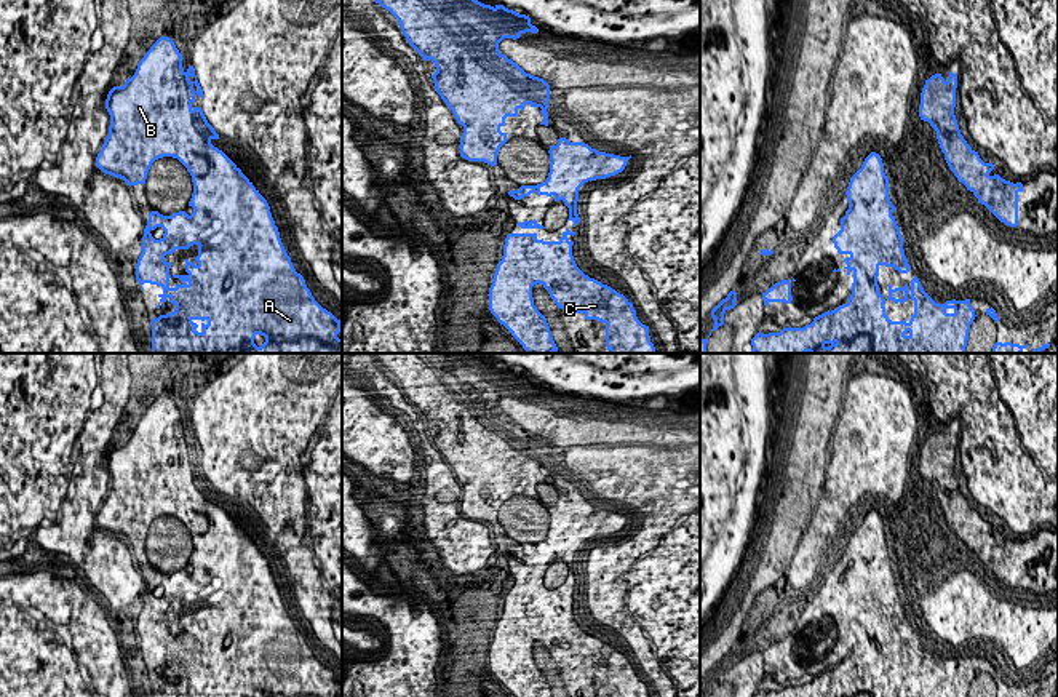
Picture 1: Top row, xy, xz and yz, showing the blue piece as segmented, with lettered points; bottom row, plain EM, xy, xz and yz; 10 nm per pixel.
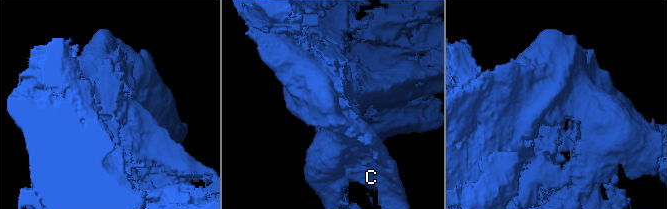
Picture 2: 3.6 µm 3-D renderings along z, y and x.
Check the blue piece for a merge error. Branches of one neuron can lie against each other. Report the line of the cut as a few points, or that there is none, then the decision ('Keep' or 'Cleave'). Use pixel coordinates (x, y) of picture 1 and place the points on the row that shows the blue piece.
No split. Keep

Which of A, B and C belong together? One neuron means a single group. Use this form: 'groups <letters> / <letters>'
groups A B C

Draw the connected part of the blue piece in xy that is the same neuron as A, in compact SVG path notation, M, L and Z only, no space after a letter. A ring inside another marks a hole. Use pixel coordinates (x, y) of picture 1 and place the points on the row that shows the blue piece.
M160 37L144 54L144 58L139 61L134 75L128 78L123 86L113 86L105 99L105 109L110 115L110 126L109 126L109 136L105 137L101 152L96 157L96 166L102 173L123 179L129 187L137 184L142 185L145 184L147 173L155 160L163 157L173 157L177 158L187 168L193 182L193 193L189 201L189 206L193 208L193 213L190 216L185 211L173 213L171 216L163 216L158 211L152 211L149 213L149 221L144 229L142 248L141 248L142 253L136 264L136 280L141 285L141 291L144 283L150 283L163 288L163 293L158 294L160 302L157 309L160 309L161 305L165 307L166 301L176 305L176 309L171 313L160 315L158 318L152 318L152 353L342 353L342 339L337 337L337 334L342 331L342 325L340 325L342 320L337 320L331 312L323 309L315 301L315 297L312 296L310 289L305 285L304 277L296 272L291 257L288 256L281 243L280 232L278 227L275 225L267 200L259 193L259 190L253 185L253 182L241 173L241 169L222 150L219 150L211 144L213 139L219 139L219 134L208 123L201 107L192 106L195 102L197 94L203 99L203 90L197 80L193 66L190 66L185 70L182 67L182 56L176 48L174 42L169 37ZM193 245L198 246L198 256L195 257L198 264L195 265L193 262L185 259L187 273L173 275L174 278L179 278L182 283L171 288L169 286L171 262L166 262L165 256L173 254L176 249L189 249Z

